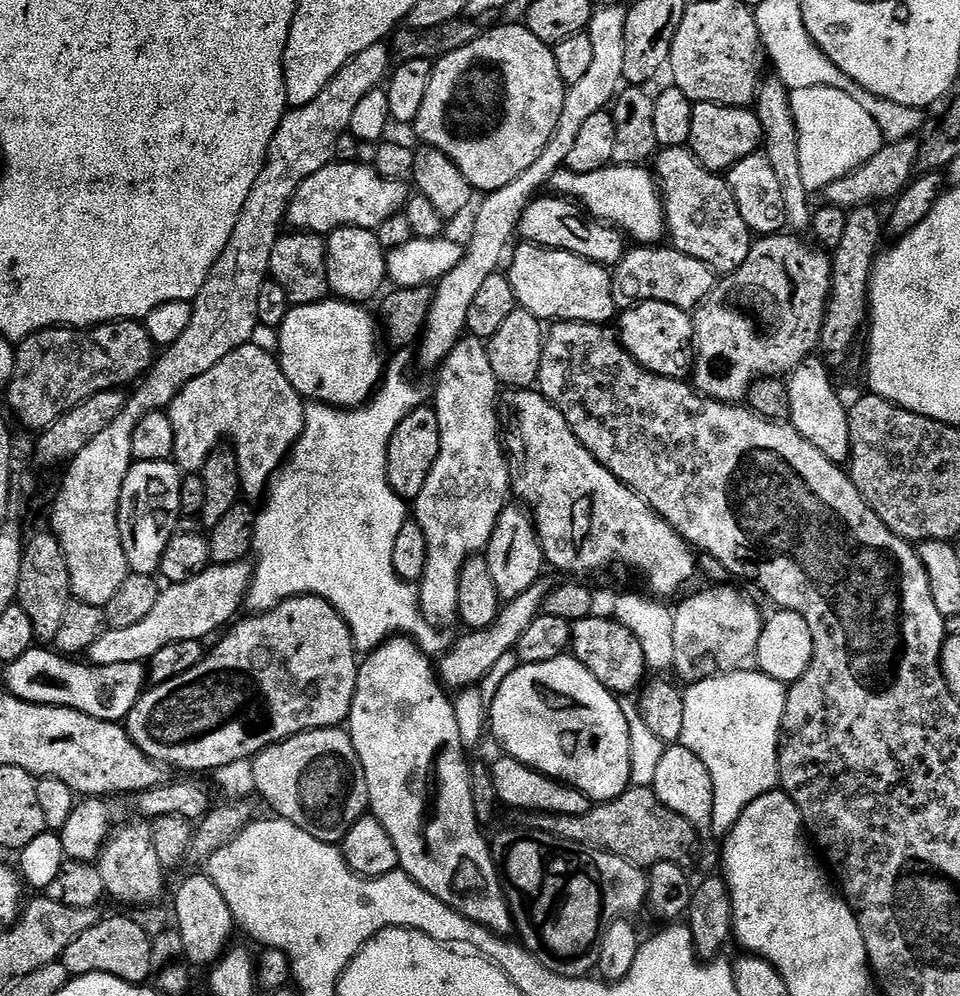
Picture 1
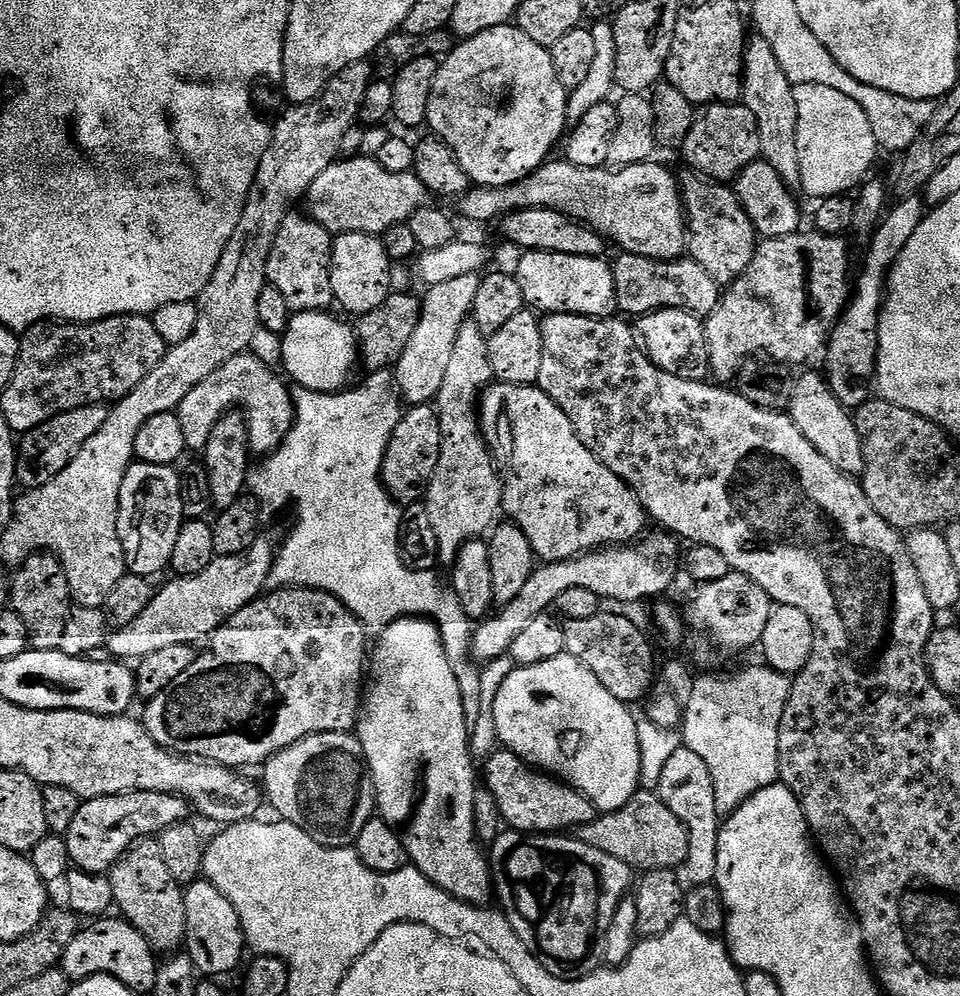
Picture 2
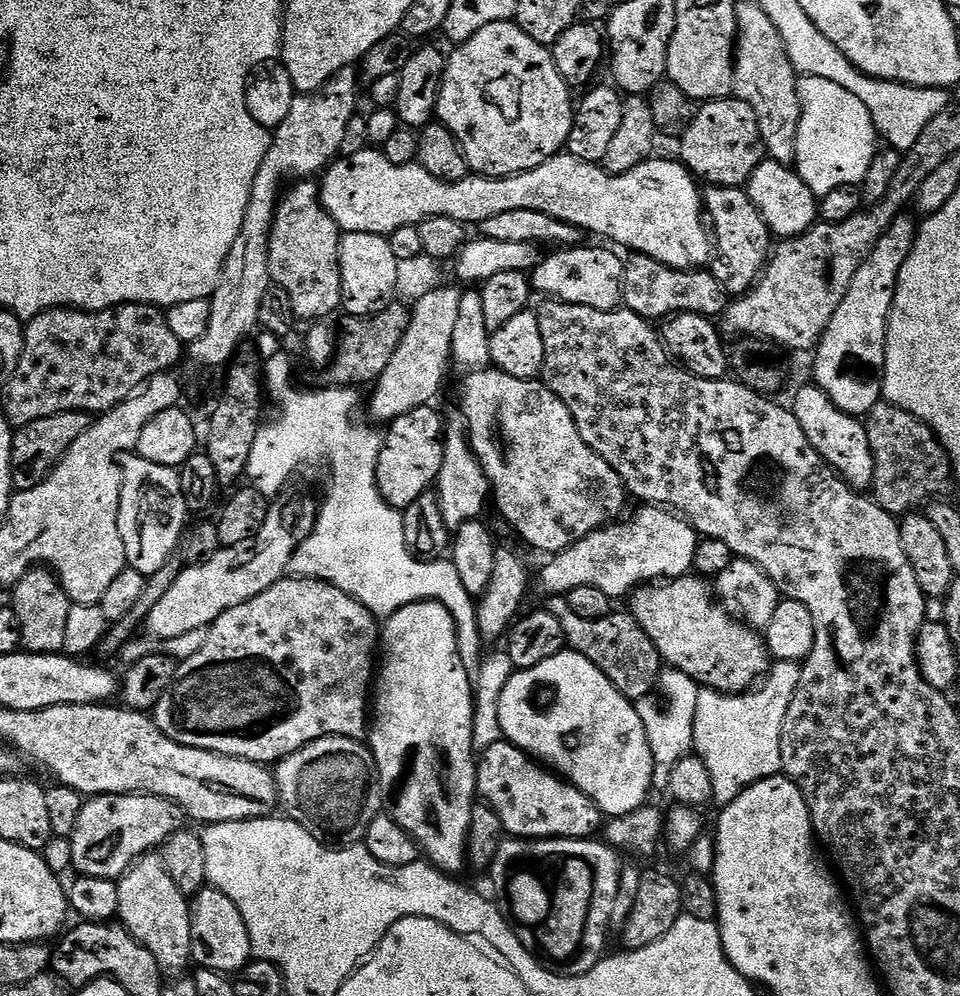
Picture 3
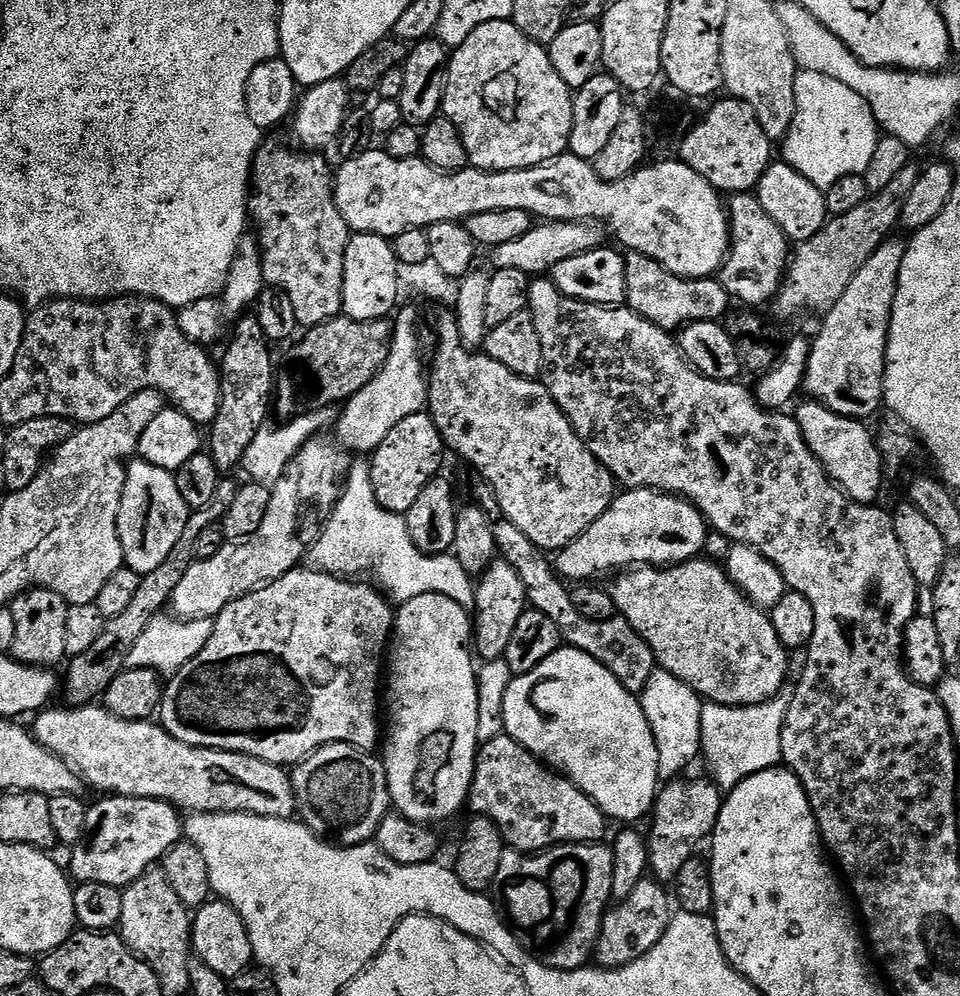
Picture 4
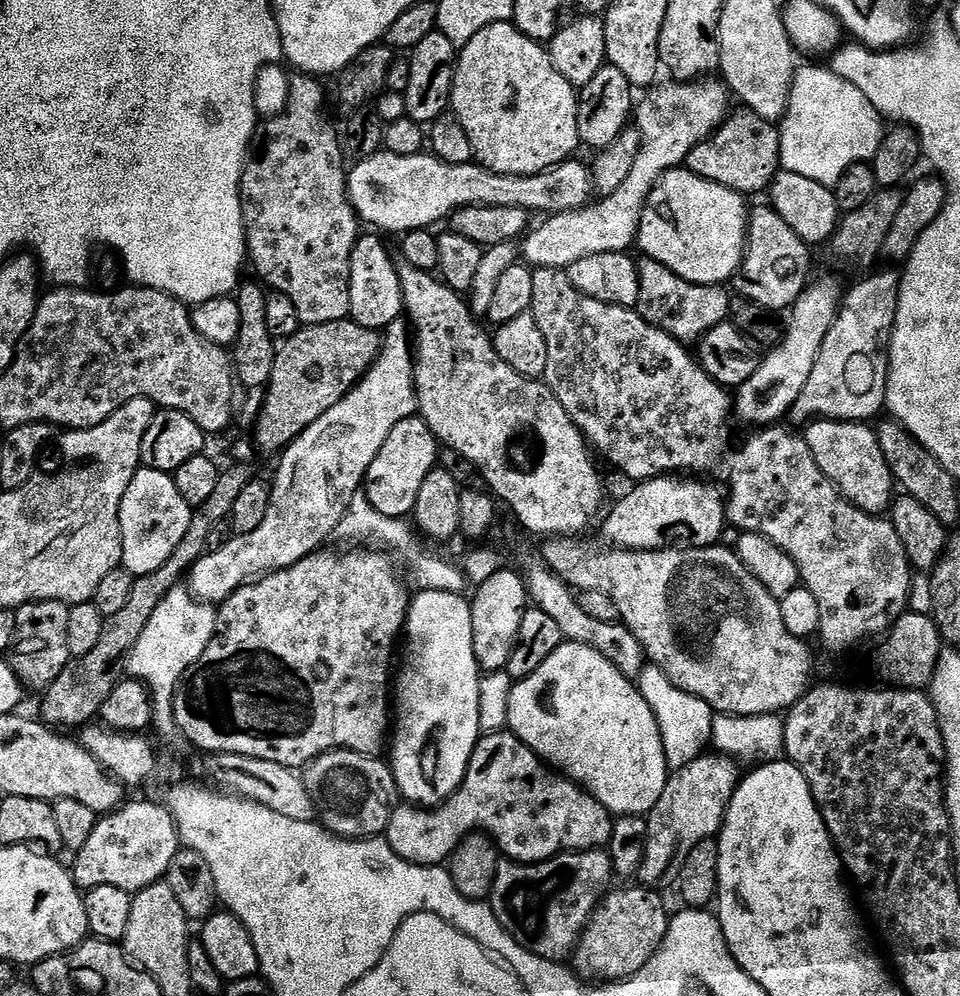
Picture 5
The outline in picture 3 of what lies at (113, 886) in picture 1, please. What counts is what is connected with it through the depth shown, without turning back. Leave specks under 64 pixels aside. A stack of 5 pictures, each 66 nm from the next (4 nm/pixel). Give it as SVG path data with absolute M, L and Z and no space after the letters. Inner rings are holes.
M149 854L140 857L118 881L119 923L158 962L161 972L168 978L179 978L185 975L184 967L189 967L192 959L190 950L190 926L192 909L189 897L174 886L174 878L164 865L163 855Z

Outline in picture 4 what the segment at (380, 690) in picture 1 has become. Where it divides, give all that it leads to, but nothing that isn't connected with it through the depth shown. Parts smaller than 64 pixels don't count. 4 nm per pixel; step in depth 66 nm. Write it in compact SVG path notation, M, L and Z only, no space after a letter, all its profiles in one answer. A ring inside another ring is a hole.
M426 594L413 600L403 601L395 609L394 627L390 637L390 651L386 656L386 720L392 725L387 725L386 739L383 741L382 759L386 770L386 782L388 783L388 793L392 799L392 808L401 816L405 816L411 824L423 824L425 826L437 826L443 820L452 820L463 809L468 802L468 792L472 788L472 779L476 769L476 754L480 740L478 738L478 684L477 665L472 665L474 652L470 645L474 640L474 620L469 609L458 606L445 596L438 594Z

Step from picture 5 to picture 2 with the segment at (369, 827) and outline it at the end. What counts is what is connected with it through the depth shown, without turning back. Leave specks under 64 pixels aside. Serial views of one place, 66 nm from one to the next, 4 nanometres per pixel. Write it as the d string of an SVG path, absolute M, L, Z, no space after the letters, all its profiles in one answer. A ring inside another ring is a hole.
M327 732L314 734L294 742L281 752L275 752L263 765L264 780L262 792L272 803L281 821L298 826L314 842L323 848L351 848L356 843L358 834L362 834L362 826L374 819L376 807L376 791L372 789L372 777L368 774L368 765L364 762L364 751L359 739L352 732Z

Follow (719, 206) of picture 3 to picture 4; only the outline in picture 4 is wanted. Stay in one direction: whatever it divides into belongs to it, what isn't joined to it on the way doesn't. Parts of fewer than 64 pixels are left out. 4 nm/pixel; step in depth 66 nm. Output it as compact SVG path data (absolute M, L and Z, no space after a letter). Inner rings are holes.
M737 192L726 200L730 225L728 259L718 273L722 287L740 306L760 306L775 301L790 264L790 241L784 231L762 210L762 202L752 192Z

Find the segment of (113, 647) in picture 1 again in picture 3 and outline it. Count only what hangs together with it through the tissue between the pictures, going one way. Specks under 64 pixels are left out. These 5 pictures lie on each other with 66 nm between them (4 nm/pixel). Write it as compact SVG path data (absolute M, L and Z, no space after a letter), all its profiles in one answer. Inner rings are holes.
M281 495L271 501L266 514L266 522L262 522L260 533L252 540L238 542L238 546L220 548L214 554L214 558L210 558L201 564L185 567L178 574L174 586L170 586L170 590L166 590L166 594L150 610L146 621L149 637L163 642L178 638L182 634L207 629L226 610L230 610L234 606L242 606L242 602L250 602L250 598L262 594L262 590L270 590L270 586L274 586L279 580L285 579L292 563L292 555L296 553L298 546L311 534L316 525L318 511L318 504L315 499L312 501L308 496L288 495Z

